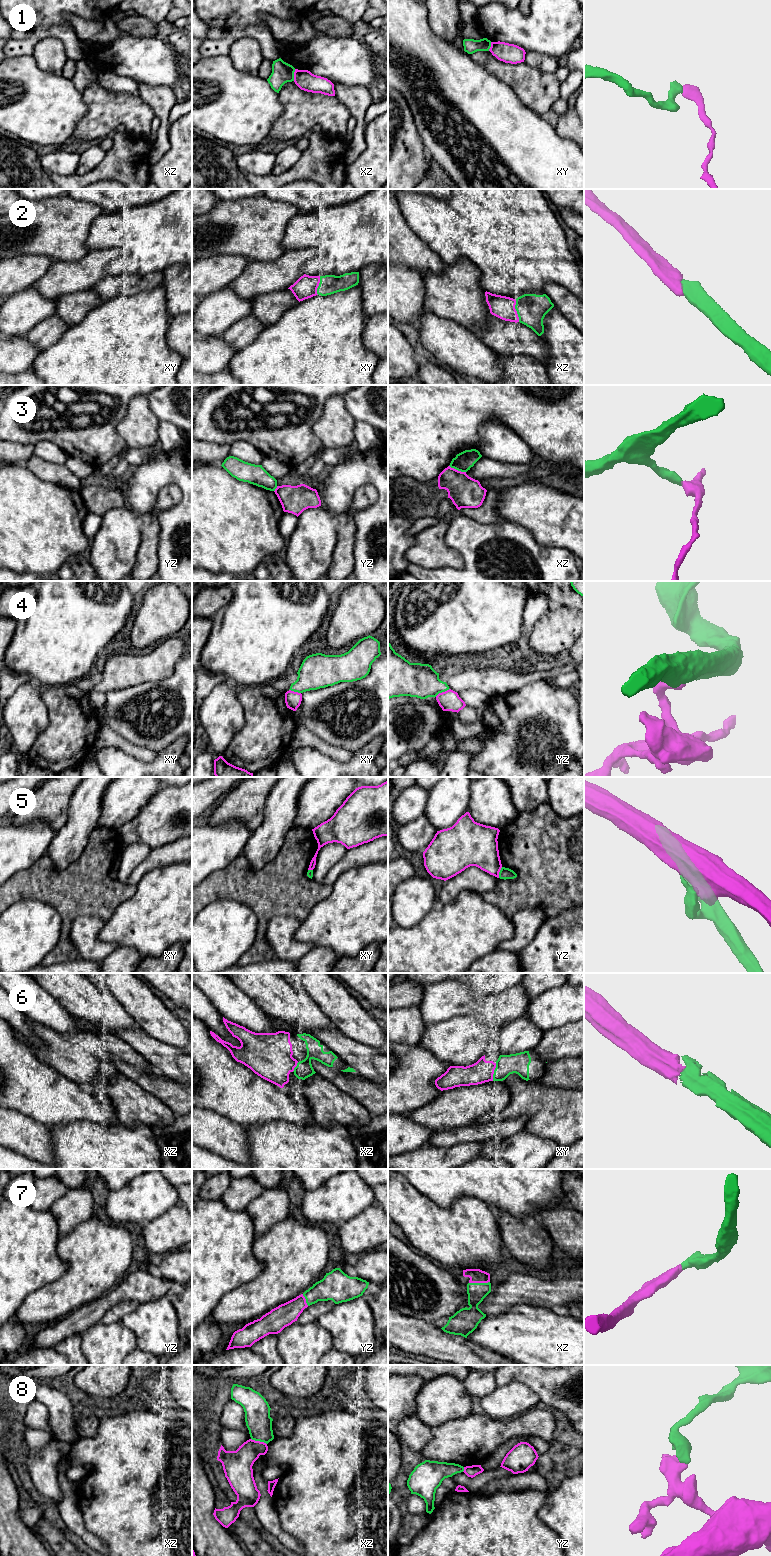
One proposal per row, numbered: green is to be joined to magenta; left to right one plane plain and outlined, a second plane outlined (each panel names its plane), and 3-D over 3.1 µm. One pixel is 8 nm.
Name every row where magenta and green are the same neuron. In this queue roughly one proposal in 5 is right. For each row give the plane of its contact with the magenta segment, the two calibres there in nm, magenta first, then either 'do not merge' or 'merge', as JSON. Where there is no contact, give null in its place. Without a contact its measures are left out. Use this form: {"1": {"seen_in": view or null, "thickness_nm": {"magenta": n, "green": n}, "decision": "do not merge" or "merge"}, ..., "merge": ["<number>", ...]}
{"1": {"seen_in": "xz", "thickness_nm": {"magenta": 160, "green": 170}, "decision": "do not merge"}, "2": {"seen_in": "xz", "thickness_nm": {"magenta": 180, "green": 240}, "decision": "merge"}, "3": {"seen_in": "xz", "thickness_nm": {"magenta": 260, "green": 150}, "decision": "do not merge"}, "4": {"seen_in": "yz", "thickness_nm": {"magenta": 160, "green": 280}, "decision": "do not merge"}, "5": {"seen_in": "yz", "thickness_nm": {"magenta": 300, "green": 100}, "decision": "do not merge"}, "6": {"seen_in": "xy", "thickness_nm": {"magenta": 180, "green": 170}, "decision": "merge"}, "7": {"seen_in": "xz", "thickness_nm": {"magenta": 110, "green": 150}, "decision": "merge"}, "8": {"seen_in": "xz", "thickness_nm": {"magenta": 220, "green": 200}, "decision": "do not merge"}, "merge": ["2", "6", "7"]}

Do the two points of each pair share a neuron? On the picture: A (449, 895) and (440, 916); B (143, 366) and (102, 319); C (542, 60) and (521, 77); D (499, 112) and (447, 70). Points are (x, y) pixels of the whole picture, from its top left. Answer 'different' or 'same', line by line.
A: different
B: same
C: different
D: same

